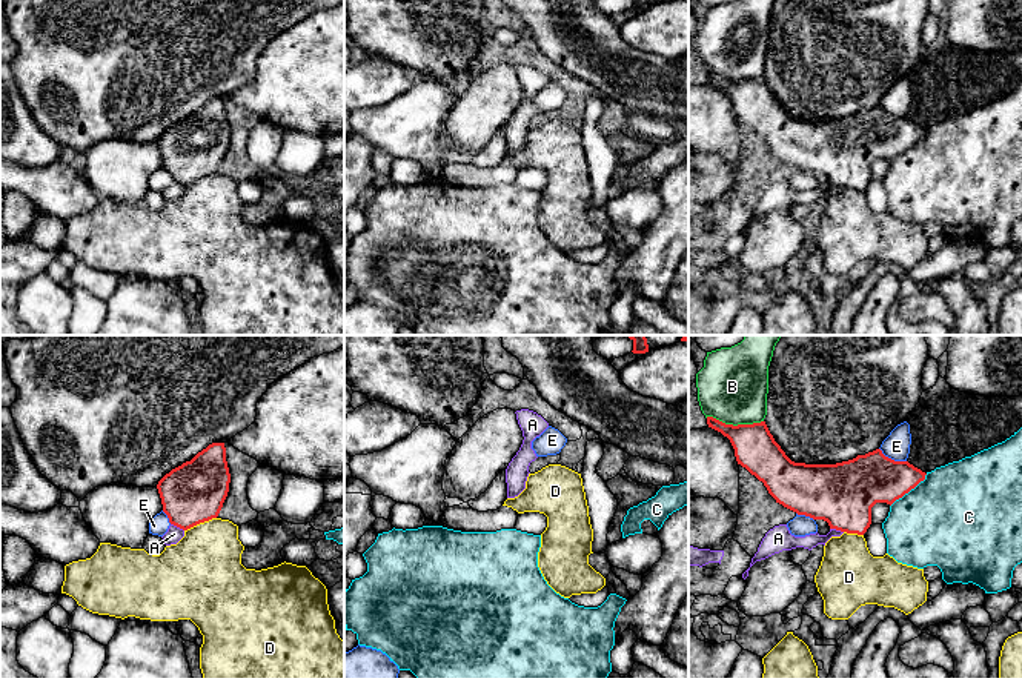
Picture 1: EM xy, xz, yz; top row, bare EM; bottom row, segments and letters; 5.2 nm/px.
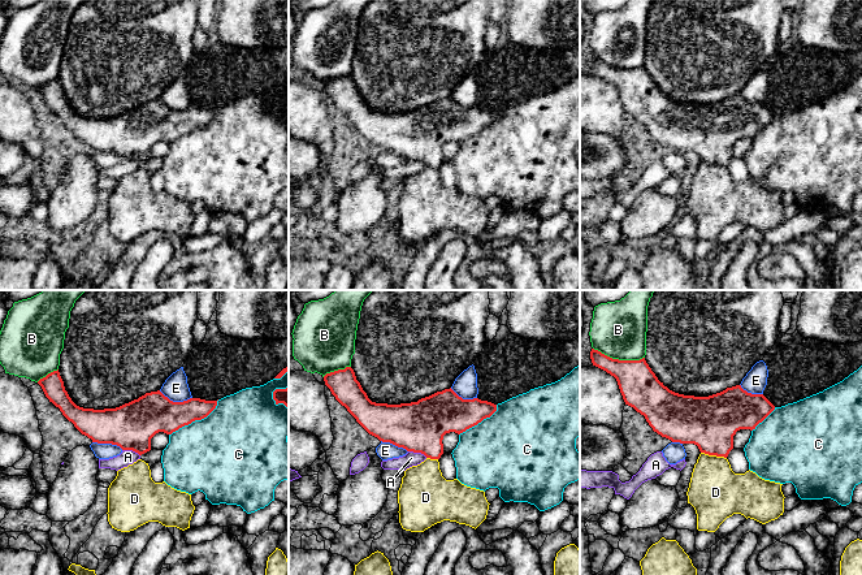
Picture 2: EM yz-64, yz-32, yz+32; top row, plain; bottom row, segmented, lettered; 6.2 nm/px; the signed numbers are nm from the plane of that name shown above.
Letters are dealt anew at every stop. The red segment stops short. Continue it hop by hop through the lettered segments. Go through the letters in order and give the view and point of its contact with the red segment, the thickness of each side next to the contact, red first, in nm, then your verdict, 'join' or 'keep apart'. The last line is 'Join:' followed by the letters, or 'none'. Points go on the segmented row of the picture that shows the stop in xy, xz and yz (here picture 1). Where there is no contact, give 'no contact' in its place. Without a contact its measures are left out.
A: xy (177, 526) | 320/90 nm | keep apart
B: yz (735, 426) | 220/360 nm | keep apart
C: yz (909, 491) | 260/480 nm | keep apart
D: xy (200, 521) | 320/400 nm | keep apart
E: yz (890, 458) | 280/140 nm | keep apart
Join: none

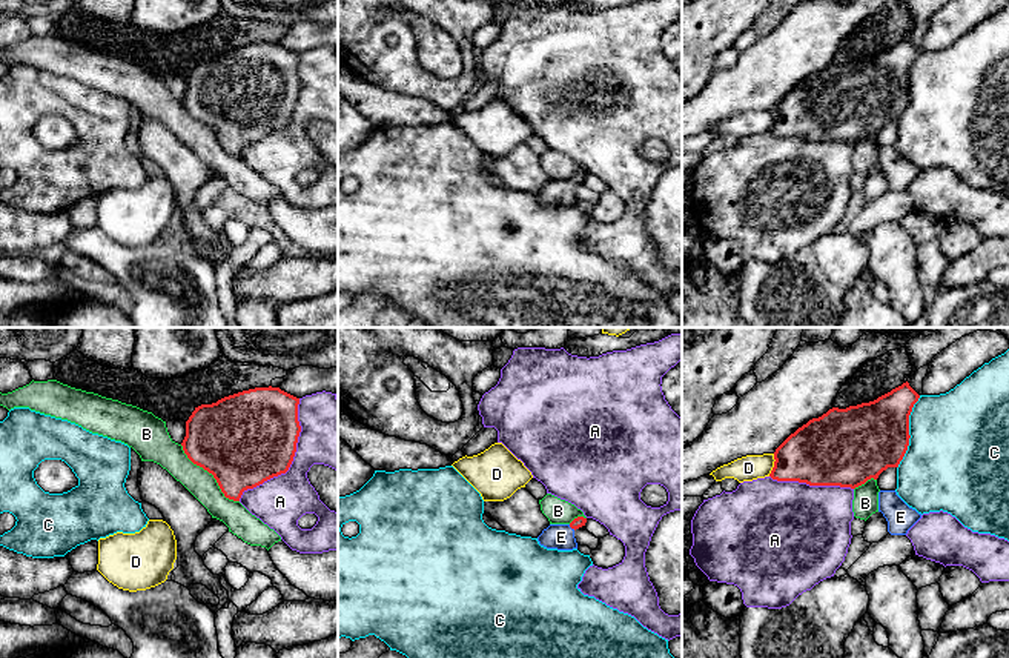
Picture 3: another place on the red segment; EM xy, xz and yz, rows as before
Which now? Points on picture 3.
A: xy (292, 460) | 480/340 nm | keep apart
B: xy (211, 472) | 480/150 nm | keep apart
C: yz (908, 432) | 380/480 nm | keep apart
D: yz (774, 465) | 340/130 nm | keep apart
E: xz (572, 528) | 60/140 nm | join
Join: E

